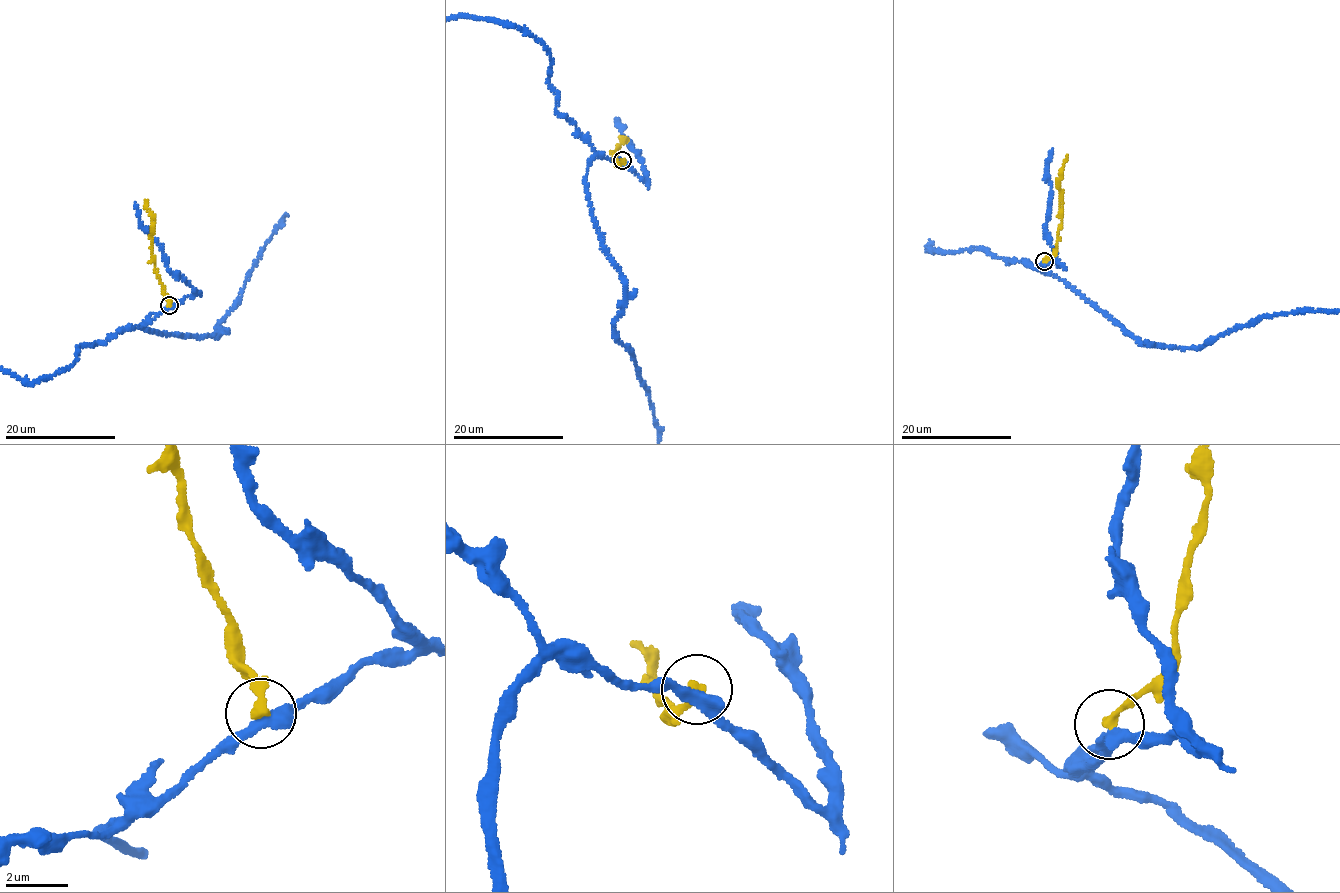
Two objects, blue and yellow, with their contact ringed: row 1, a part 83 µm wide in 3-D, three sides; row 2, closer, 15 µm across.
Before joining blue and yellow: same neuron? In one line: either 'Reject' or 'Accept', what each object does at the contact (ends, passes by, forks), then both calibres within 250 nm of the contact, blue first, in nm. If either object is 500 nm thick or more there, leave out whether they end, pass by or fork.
Reject. At the ring blue passes by. At the ring yellow ends. Thickness 380 nm (blue) against 300 nm

